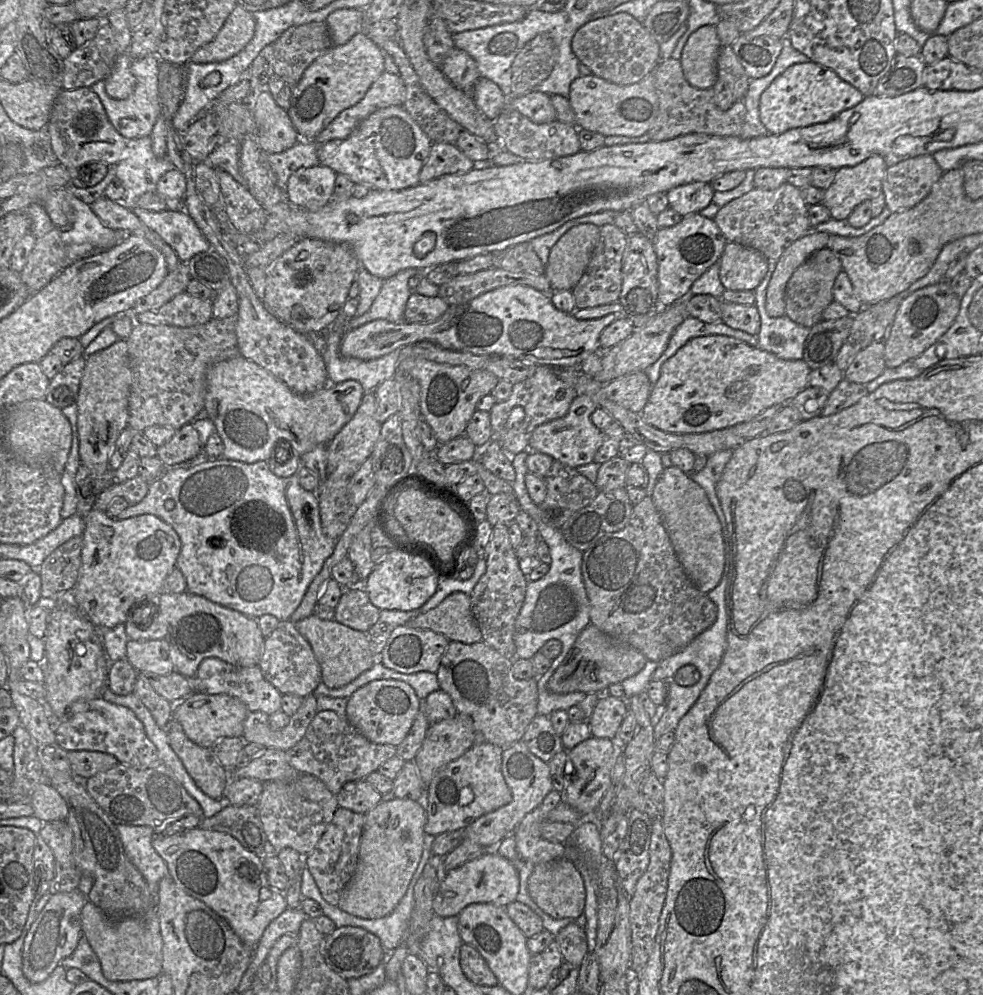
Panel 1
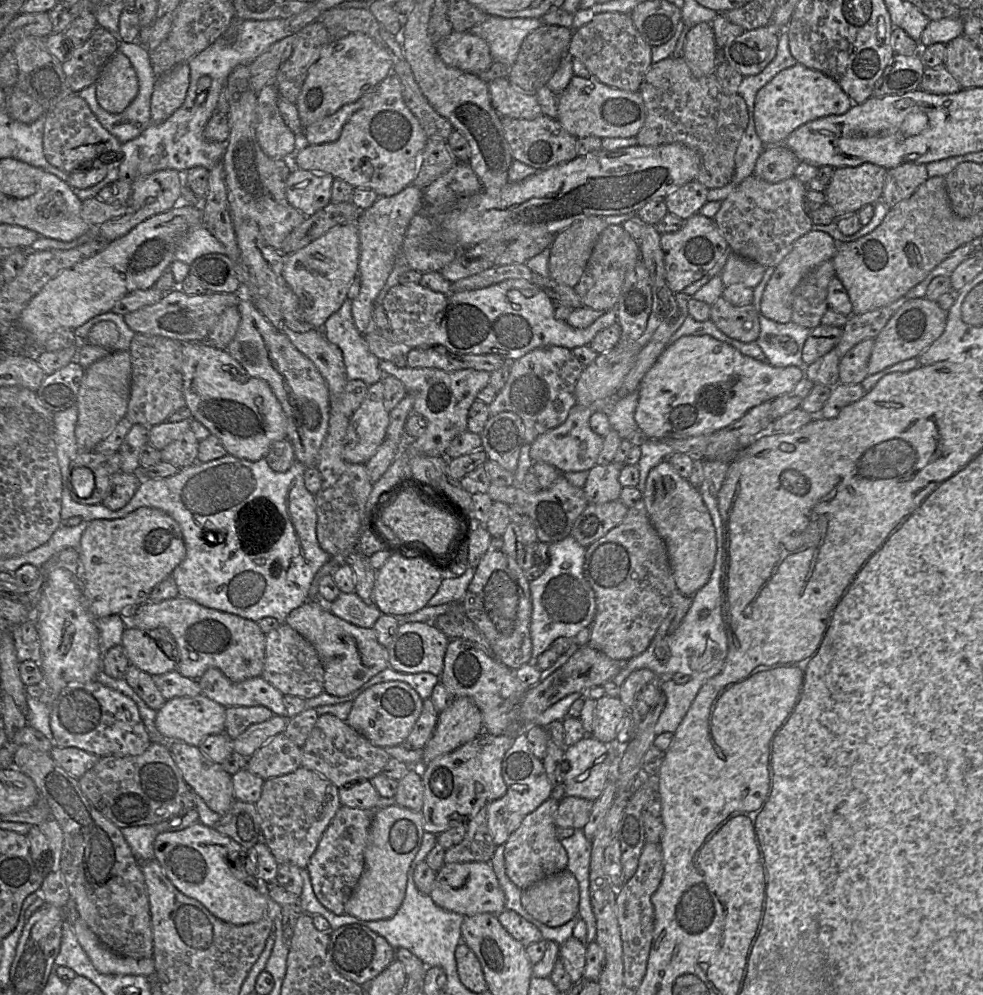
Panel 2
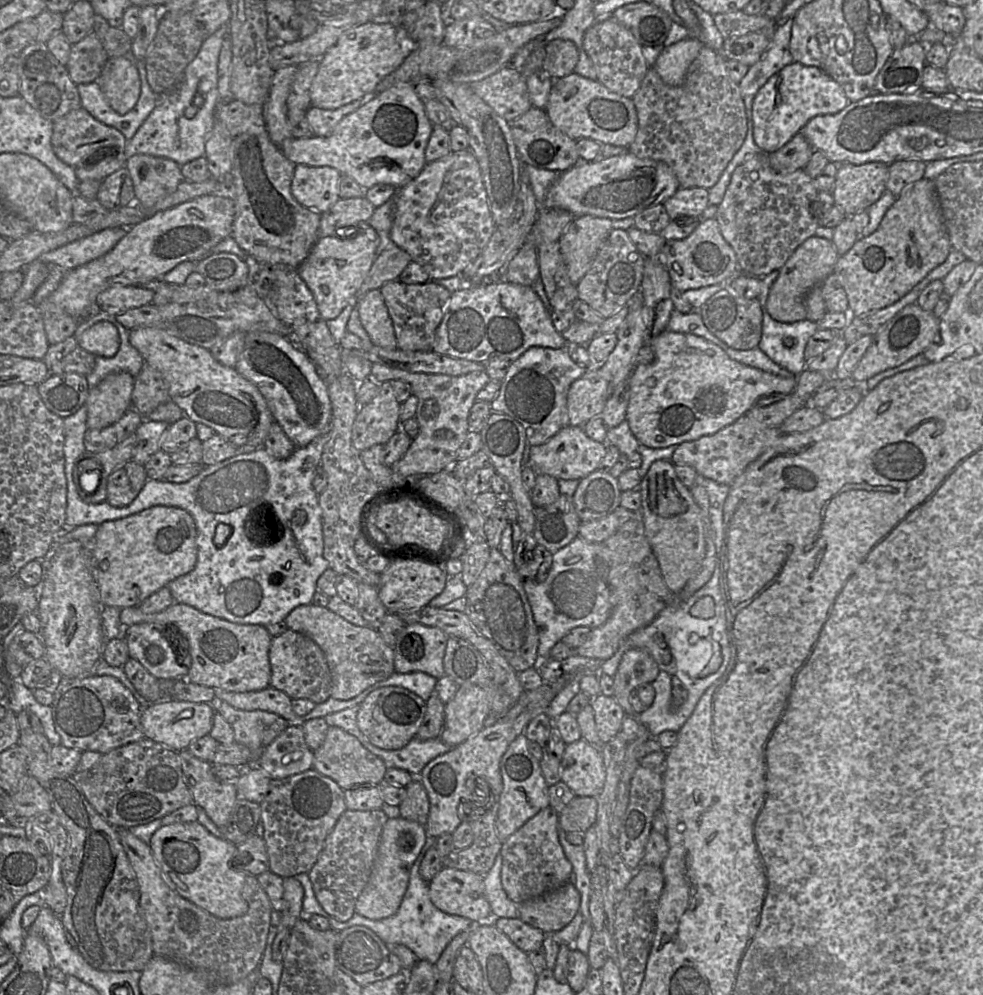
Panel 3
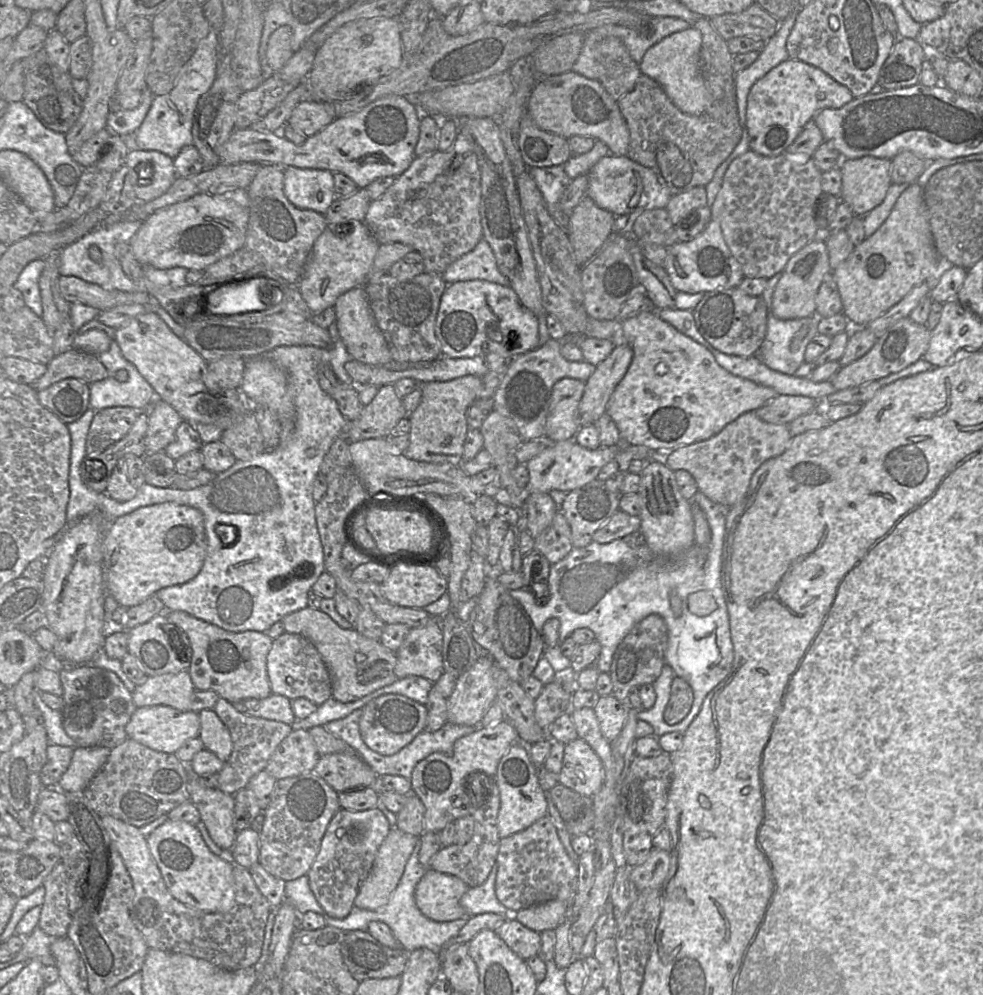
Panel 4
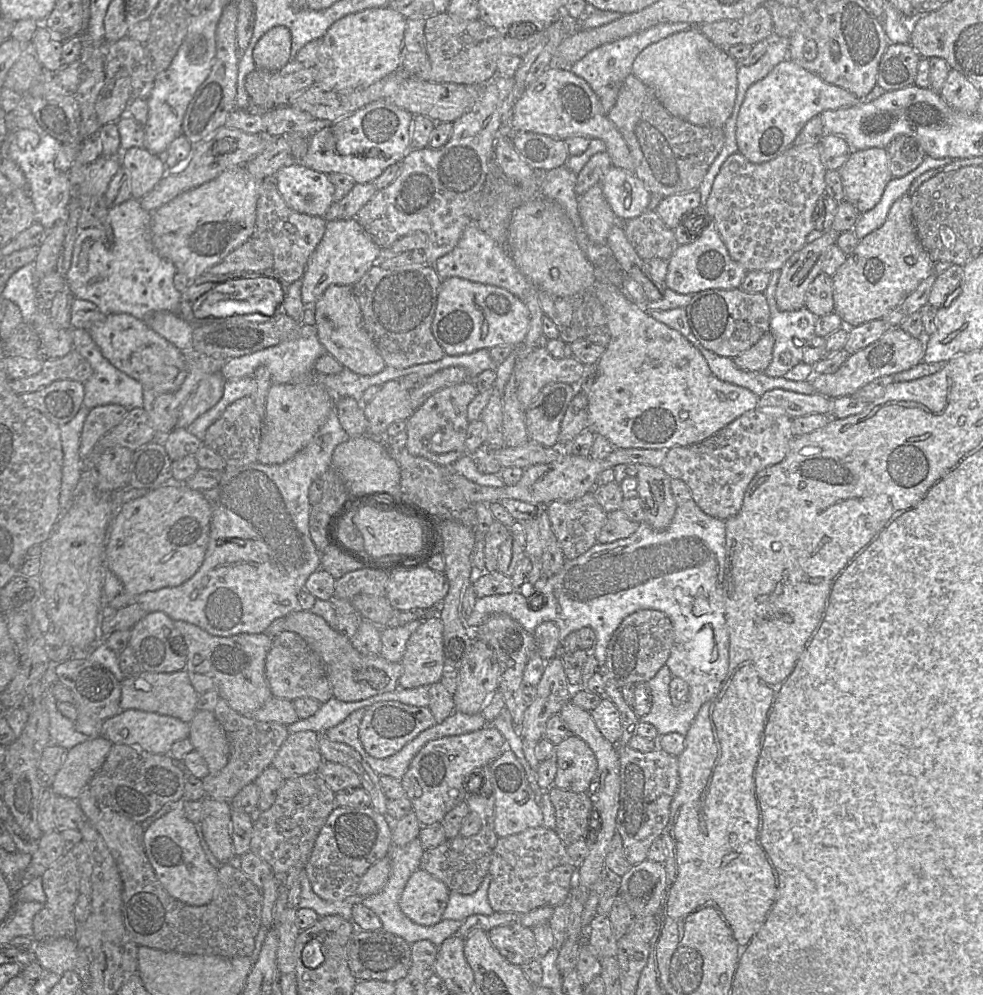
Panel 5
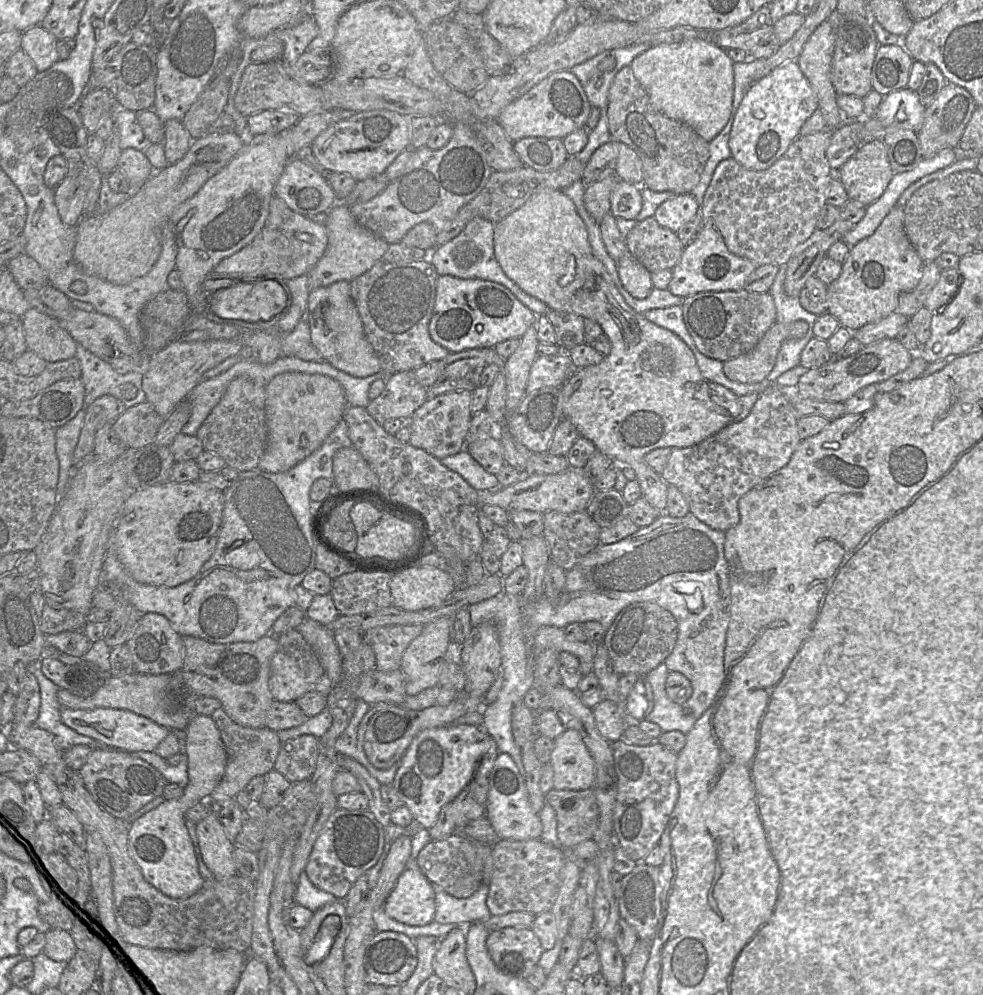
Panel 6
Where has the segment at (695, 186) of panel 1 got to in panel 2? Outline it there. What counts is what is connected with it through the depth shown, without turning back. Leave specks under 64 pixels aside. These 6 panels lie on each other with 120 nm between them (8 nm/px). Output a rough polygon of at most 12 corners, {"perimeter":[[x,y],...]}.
{"perimeter":[[696,180],[665,197],[668,211],[687,220],[708,202]]}

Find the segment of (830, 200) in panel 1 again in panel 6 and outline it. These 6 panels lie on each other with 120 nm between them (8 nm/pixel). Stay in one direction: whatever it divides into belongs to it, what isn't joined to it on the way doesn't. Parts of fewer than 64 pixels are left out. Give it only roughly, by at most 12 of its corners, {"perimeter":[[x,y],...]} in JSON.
{"perimeter":[[881,138],[835,172],[849,200],[879,199],[894,174]]}

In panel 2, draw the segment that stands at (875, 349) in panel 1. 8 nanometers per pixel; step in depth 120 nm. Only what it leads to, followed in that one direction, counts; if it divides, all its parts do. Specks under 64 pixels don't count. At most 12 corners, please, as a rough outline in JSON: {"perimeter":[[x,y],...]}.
{"perimeter":[[874,339],[841,357],[839,383],[860,384],[868,374]]}

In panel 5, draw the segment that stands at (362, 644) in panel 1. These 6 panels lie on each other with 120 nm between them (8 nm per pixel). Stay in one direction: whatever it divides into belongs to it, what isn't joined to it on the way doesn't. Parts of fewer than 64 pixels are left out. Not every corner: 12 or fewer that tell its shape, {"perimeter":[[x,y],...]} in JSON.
{"perimeter":[[311,611],[285,617],[324,665],[332,697],[394,691],[401,662],[363,655]]}

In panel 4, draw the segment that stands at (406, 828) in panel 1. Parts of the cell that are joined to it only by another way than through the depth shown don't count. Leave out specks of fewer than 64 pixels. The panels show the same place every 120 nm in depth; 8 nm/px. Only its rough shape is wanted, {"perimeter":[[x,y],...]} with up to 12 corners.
{"perimeter":[[391,828],[354,906],[388,903],[419,838]]}

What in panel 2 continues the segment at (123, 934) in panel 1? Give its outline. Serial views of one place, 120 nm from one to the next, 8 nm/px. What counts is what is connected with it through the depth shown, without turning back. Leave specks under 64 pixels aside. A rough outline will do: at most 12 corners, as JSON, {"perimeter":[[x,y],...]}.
{"perimeter":[[80,917],[73,931],[98,972],[154,977],[153,957],[135,959],[101,943]]}

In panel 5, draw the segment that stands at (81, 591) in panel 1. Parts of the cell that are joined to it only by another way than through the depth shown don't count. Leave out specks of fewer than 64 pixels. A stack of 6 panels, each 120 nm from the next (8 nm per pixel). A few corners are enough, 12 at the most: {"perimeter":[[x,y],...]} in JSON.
{"perimeter":[[168,483],[114,514],[109,602],[176,587],[200,568],[212,509]]}

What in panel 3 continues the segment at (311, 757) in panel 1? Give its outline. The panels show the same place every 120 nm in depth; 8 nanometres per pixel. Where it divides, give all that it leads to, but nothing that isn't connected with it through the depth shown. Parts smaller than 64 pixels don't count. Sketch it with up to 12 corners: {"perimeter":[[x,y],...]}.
{"perimeter":[[329,726],[313,769],[342,790],[379,785],[383,760]]}

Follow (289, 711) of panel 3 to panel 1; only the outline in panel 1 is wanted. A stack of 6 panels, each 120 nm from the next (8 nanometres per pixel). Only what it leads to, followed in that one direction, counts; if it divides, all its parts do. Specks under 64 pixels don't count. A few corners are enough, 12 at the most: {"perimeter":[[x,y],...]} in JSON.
{"perimeter":[[206,658],[193,692],[227,694],[250,712],[281,710],[282,694],[258,666]]}

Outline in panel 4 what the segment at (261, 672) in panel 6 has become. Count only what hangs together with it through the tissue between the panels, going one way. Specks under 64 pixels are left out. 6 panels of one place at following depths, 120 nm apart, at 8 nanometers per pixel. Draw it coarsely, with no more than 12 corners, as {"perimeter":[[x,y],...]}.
{"perimeter":[[182,611],[195,690],[231,703],[272,693],[264,632],[228,632]]}

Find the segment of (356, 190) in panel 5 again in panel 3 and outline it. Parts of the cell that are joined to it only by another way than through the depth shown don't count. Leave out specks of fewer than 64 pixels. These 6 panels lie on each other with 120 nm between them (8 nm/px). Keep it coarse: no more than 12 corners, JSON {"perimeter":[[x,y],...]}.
{"perimeter":[[365,197],[339,198],[320,214],[318,237],[368,222]]}

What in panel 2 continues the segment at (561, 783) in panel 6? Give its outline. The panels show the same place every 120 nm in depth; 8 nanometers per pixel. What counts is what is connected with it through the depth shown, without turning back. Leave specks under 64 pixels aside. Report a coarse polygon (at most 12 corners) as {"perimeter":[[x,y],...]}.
{"perimeter":[[609,745],[565,747],[566,796],[594,802],[611,778]]}

